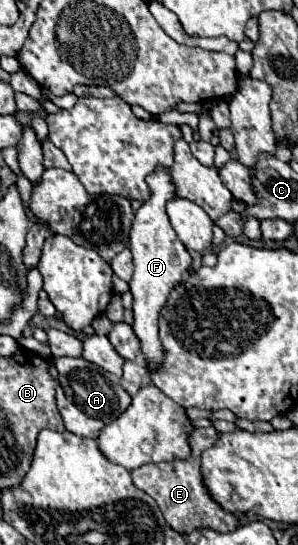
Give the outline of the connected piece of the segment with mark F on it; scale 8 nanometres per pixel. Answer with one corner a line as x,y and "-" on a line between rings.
158,166
152,174
146,176
150,198
140,204
136,210
136,218
132,222
130,230
130,252
134,258
134,276
130,280
130,290
134,294
134,330
140,338
140,352
144,354
146,362
160,364
160,358
164,356
160,338
158,338
158,314
164,302
168,300
168,294
174,286
180,284
184,272
190,268
192,258
184,244
178,240
174,228
170,226
170,220
166,216
166,204
168,200
176,198
176,186
170,176
170,170

